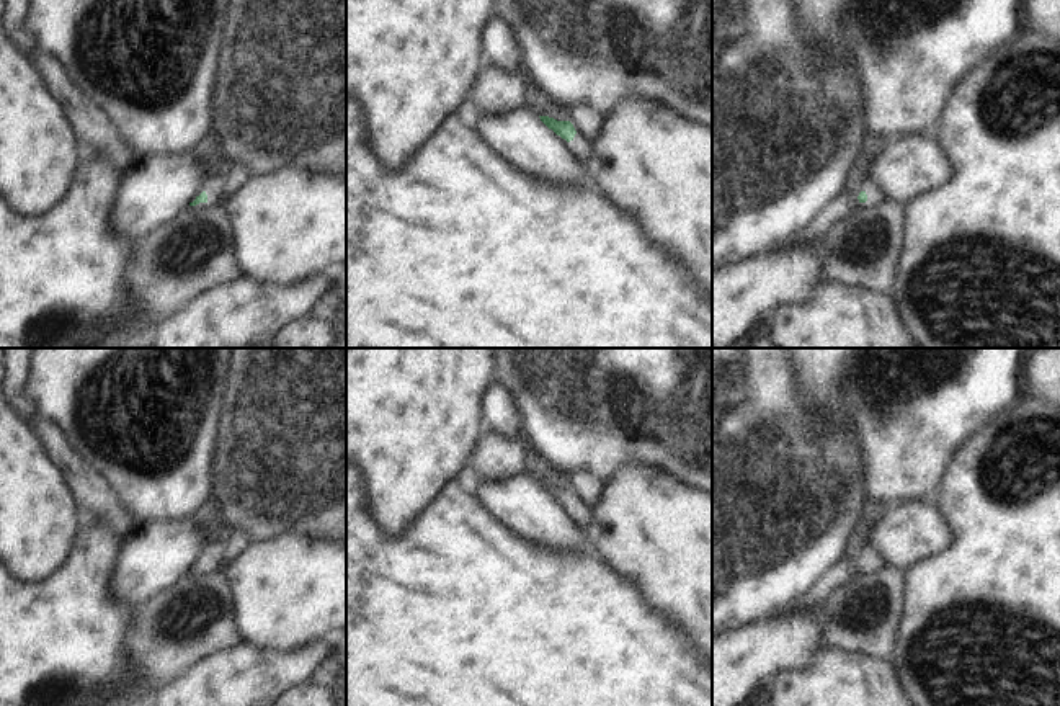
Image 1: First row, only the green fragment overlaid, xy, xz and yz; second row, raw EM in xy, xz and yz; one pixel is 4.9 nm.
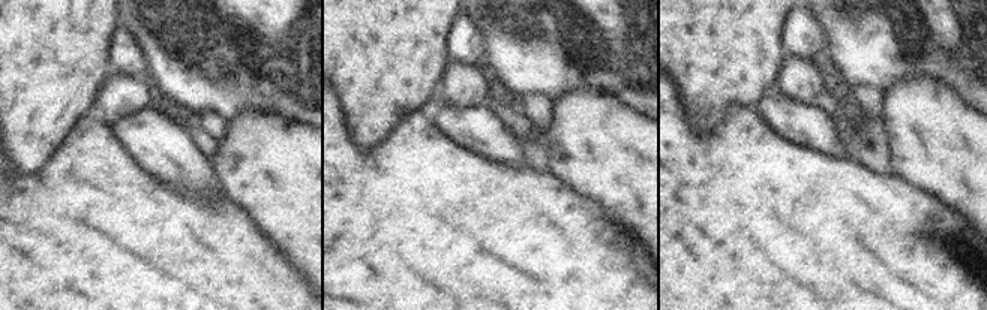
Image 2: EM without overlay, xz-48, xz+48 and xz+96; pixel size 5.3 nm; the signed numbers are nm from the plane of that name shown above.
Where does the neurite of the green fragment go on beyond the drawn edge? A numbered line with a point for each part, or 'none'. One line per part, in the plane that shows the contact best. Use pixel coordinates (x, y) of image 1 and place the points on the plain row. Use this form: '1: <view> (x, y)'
1: xz (580, 513)

